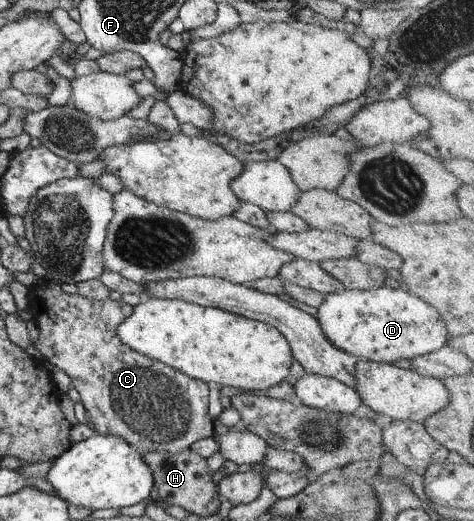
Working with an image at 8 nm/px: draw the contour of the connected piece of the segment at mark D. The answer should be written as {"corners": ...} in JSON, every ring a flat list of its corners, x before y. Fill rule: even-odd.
{"corners":[[383,285,366,291,342,290,325,296,321,306,317,307,314,317,320,322,324,335,334,347,356,356,359,360,392,364,395,360,417,357,438,351,449,341,448,330,441,315,430,304,405,290,391,289]]}

